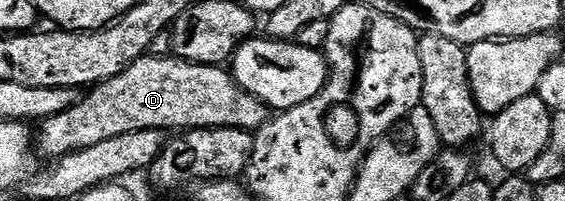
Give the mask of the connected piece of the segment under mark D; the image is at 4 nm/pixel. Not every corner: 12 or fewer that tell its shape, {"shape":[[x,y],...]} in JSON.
{"shape":[[139,58],[42,119],[58,160],[138,130],[260,130],[222,65]]}

